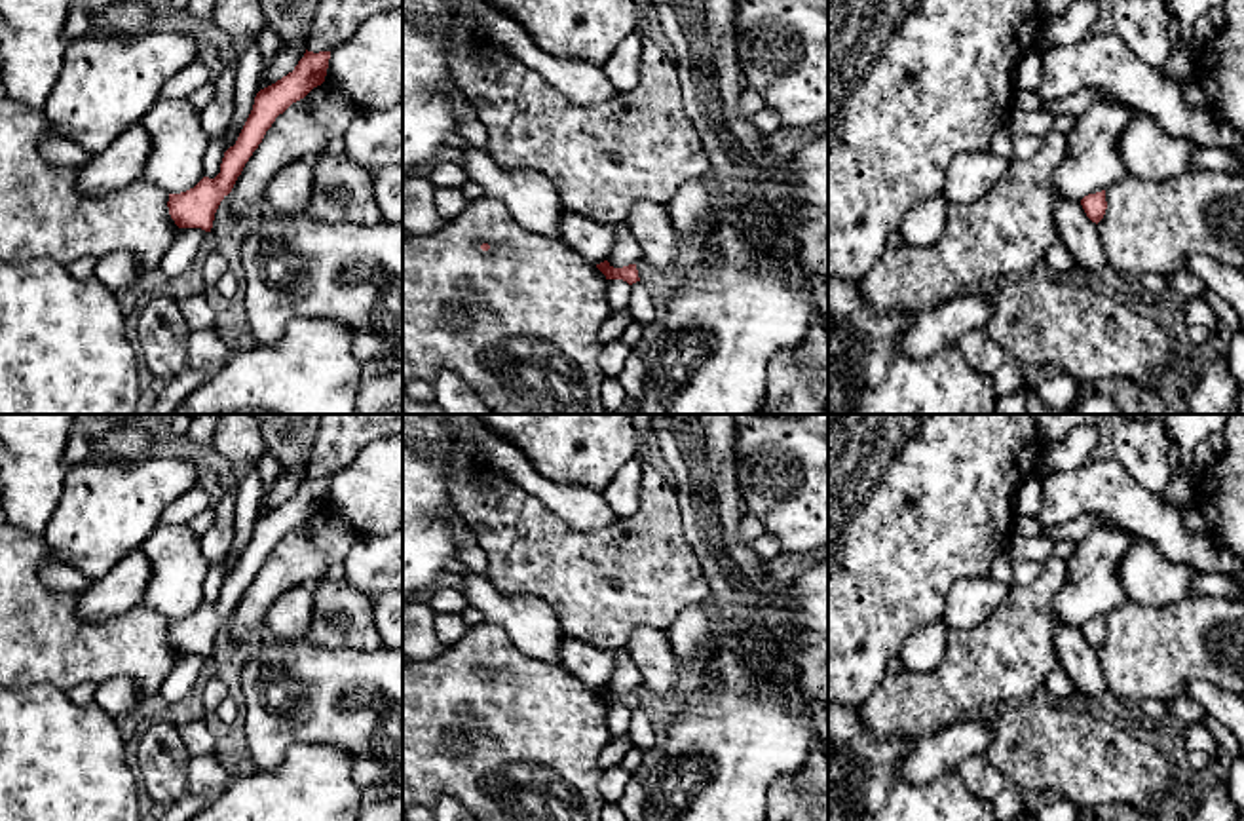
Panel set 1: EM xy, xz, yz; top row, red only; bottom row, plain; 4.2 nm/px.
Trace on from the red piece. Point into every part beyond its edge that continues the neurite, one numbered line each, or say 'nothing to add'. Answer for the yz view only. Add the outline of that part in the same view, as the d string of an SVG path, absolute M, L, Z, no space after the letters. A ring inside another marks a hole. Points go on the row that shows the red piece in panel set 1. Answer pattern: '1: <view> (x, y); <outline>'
nothing to add

